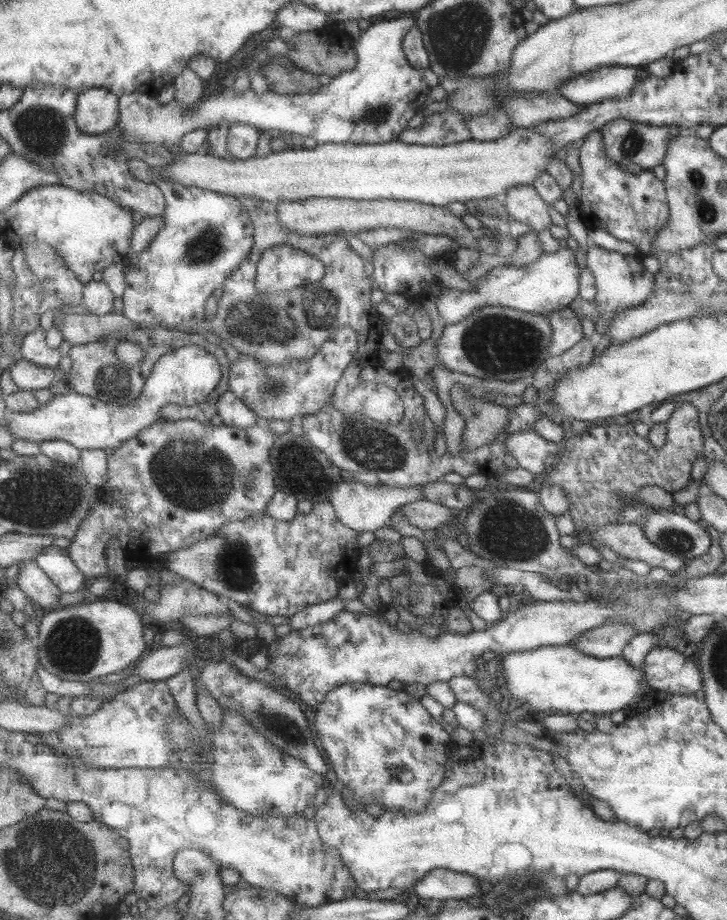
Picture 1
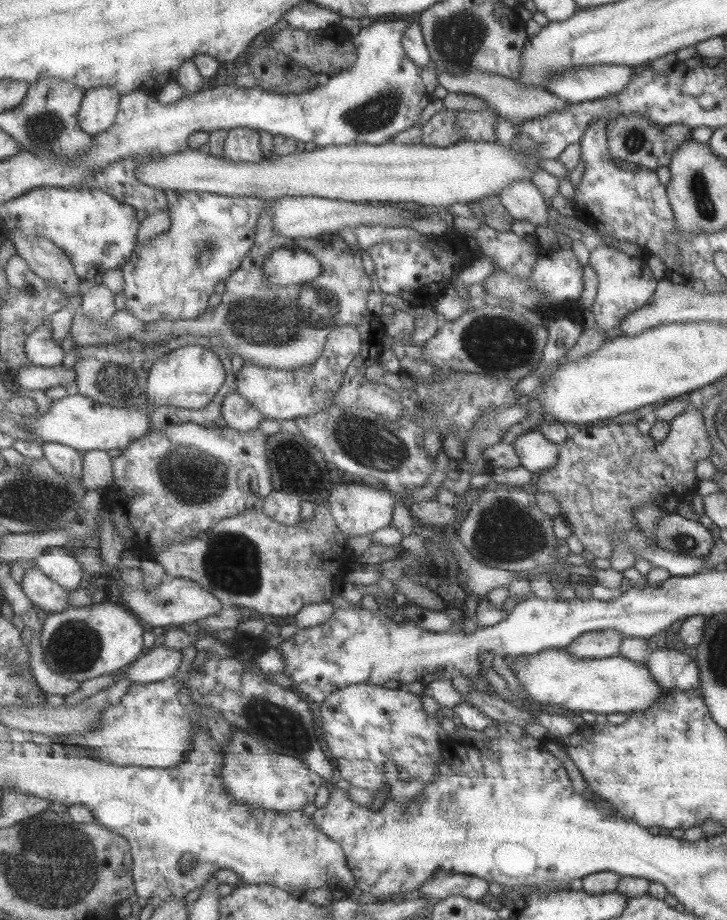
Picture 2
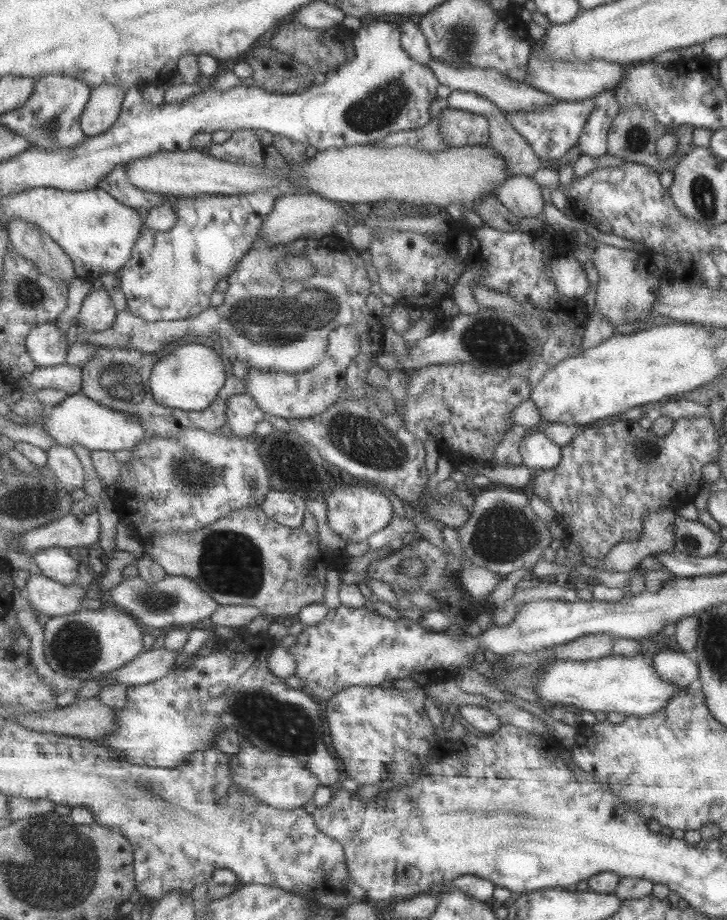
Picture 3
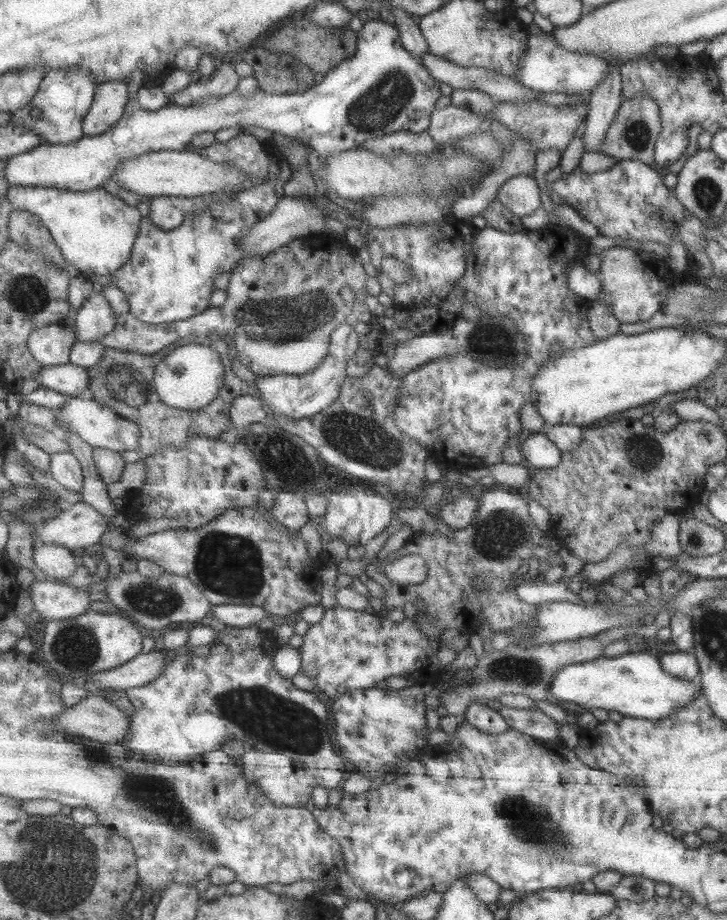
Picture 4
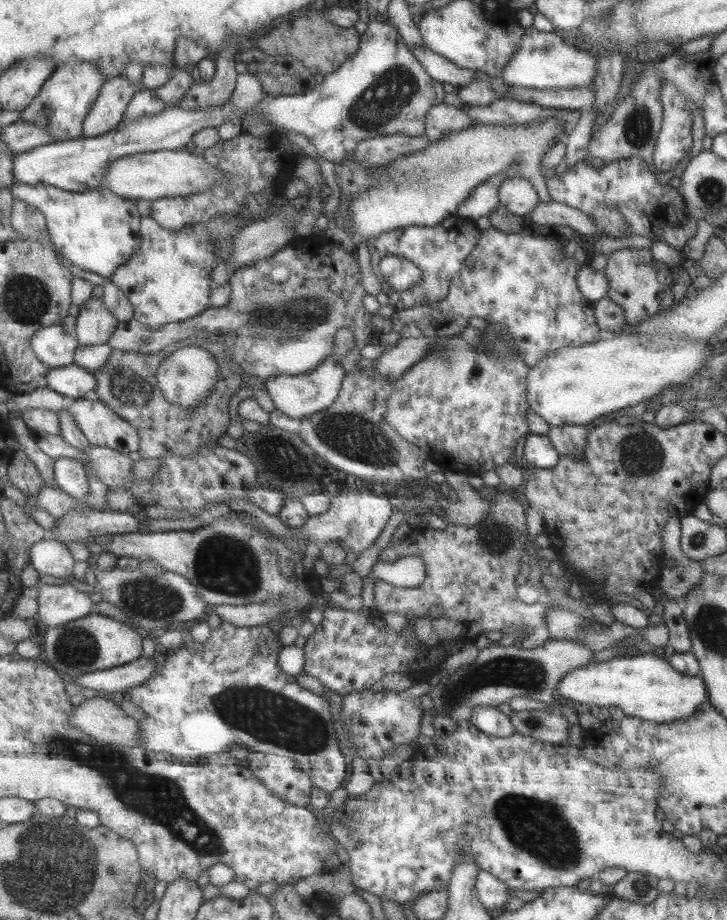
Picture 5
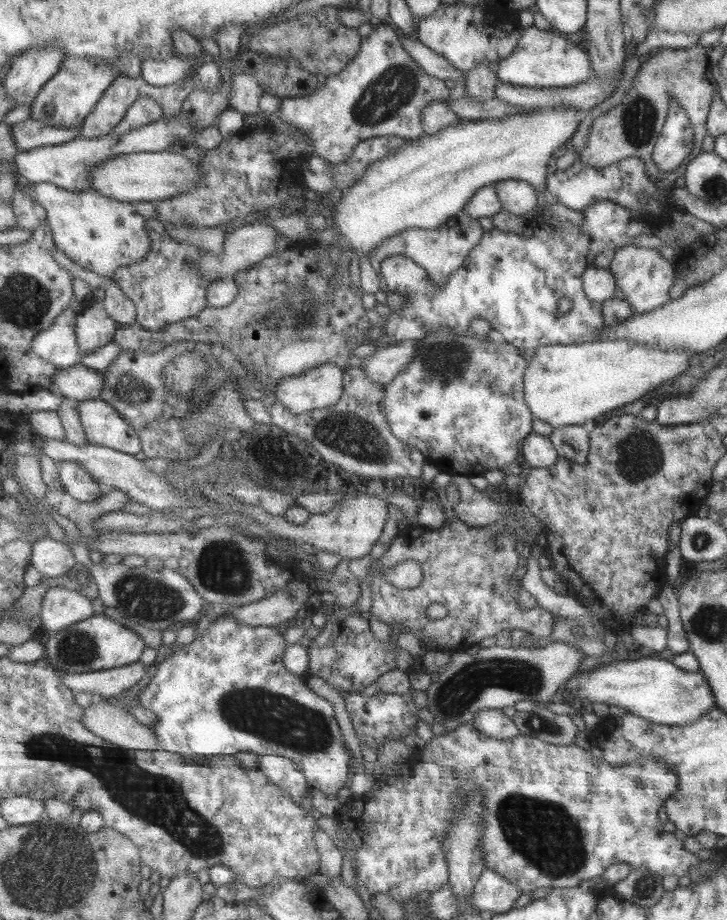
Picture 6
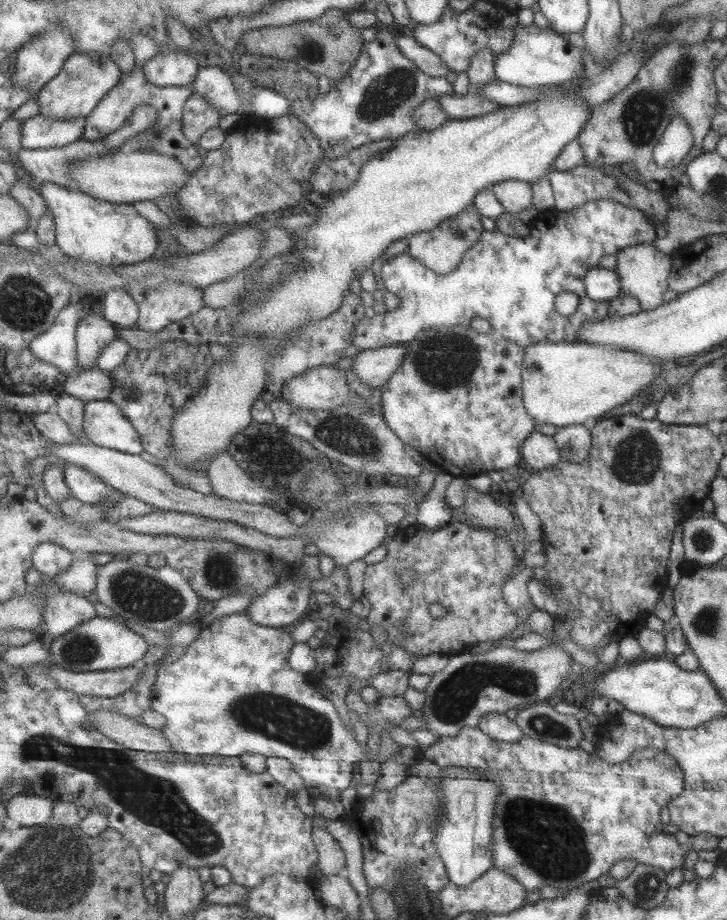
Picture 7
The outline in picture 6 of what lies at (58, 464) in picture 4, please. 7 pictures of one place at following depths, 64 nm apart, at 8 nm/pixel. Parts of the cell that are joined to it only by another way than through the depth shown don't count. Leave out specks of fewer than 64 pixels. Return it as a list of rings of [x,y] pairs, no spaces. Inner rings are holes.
[[[69,461],[59,463],[62,488],[77,500],[93,502],[106,494],[107,488],[97,482],[93,475],[81,464]]]

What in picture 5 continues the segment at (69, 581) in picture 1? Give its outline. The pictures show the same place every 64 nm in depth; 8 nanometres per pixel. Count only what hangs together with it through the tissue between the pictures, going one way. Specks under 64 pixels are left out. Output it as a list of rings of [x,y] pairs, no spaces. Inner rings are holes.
[[[46,536],[32,545],[30,554],[31,563],[39,574],[66,579],[72,577],[75,558],[62,542]]]

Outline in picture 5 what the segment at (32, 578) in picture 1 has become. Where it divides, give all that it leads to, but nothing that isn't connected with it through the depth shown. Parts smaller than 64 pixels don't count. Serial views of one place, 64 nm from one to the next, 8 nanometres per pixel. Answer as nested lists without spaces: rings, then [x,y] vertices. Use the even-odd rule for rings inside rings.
[[[76,583],[44,584],[39,587],[39,616],[42,628],[83,618],[94,610],[90,591]]]

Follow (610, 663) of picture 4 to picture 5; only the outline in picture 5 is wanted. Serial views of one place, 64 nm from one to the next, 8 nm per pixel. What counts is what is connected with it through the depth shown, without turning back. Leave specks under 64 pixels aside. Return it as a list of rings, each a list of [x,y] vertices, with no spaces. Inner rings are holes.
[[[651,653],[638,656],[617,656],[603,662],[590,662],[567,673],[558,684],[558,693],[568,702],[575,700],[579,704],[600,706],[601,708],[619,708],[627,717],[634,717],[649,722],[665,723],[673,722],[675,719],[689,718],[695,707],[707,701],[707,691],[701,677],[685,676],[673,668],[670,664]]]

